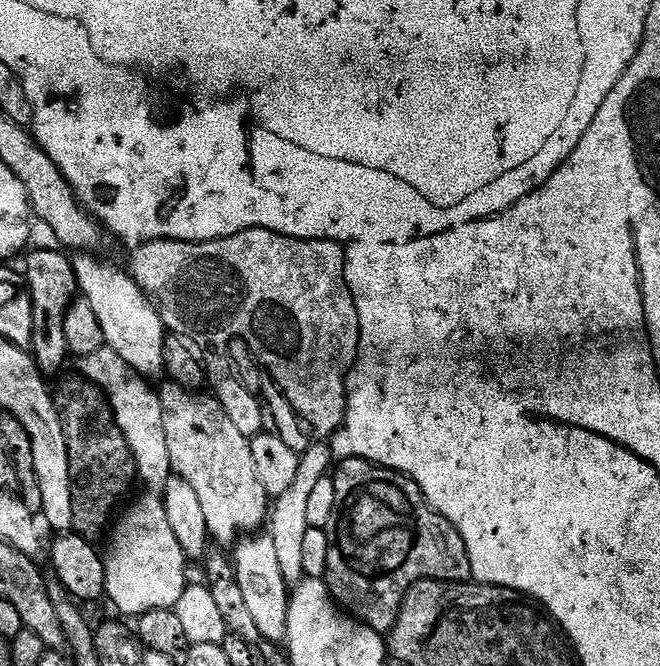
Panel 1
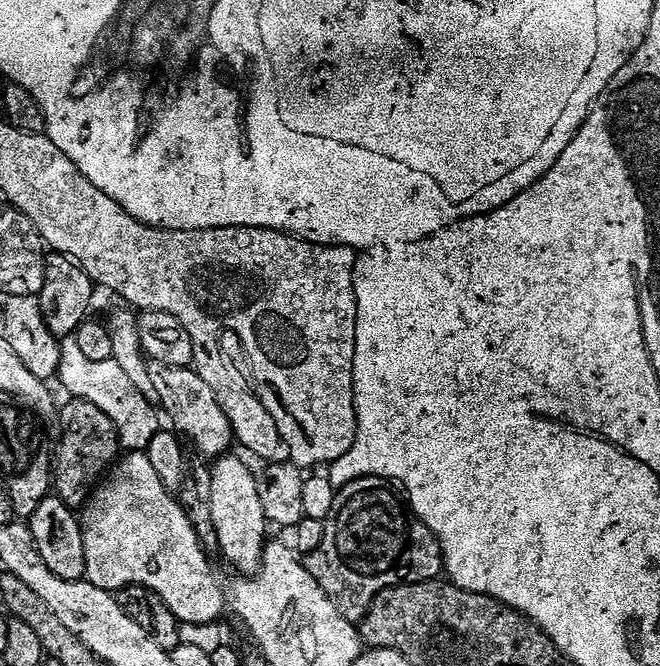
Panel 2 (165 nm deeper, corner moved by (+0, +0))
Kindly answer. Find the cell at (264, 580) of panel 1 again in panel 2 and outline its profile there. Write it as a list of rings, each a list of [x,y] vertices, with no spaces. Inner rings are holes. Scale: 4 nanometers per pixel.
[[[225,454],[211,465],[214,528],[220,543],[219,555],[225,556],[240,571],[237,573],[252,574],[259,569],[264,555],[270,523],[258,498],[257,473],[251,472],[238,457],[232,455]]]

